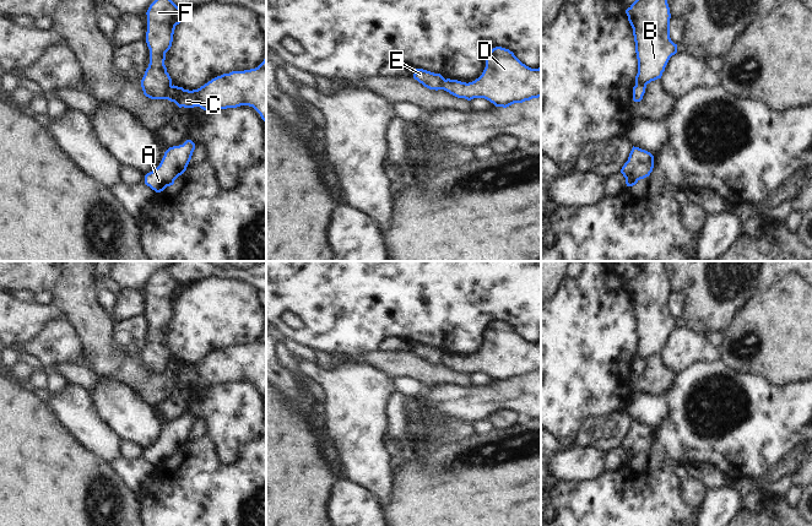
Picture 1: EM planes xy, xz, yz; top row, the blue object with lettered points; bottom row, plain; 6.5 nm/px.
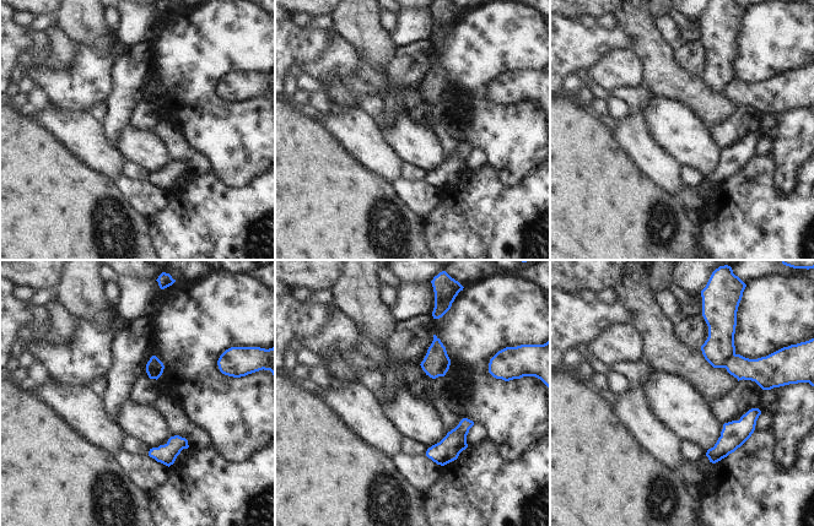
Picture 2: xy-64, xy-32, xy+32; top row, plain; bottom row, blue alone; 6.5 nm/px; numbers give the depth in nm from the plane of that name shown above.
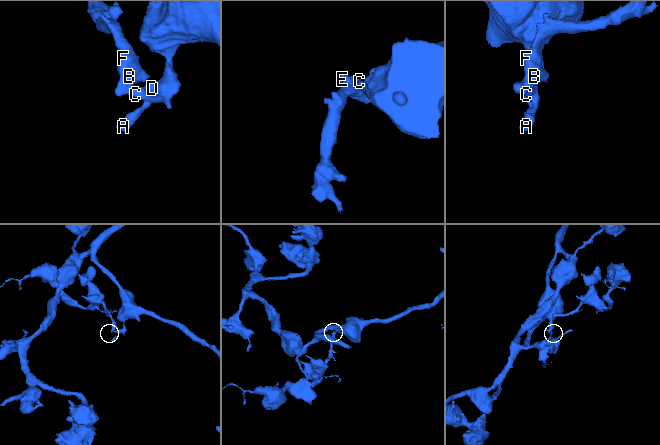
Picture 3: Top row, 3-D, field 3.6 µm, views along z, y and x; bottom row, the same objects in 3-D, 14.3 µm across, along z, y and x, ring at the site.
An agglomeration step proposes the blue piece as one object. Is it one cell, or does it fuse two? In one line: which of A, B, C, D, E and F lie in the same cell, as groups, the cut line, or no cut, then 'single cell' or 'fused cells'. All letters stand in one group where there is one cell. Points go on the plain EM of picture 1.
A C D / B E F; cut in xy along (172, 361), (166, 373); fused cells

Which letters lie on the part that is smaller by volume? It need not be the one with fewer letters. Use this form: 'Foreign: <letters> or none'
Foreign: B, E, F

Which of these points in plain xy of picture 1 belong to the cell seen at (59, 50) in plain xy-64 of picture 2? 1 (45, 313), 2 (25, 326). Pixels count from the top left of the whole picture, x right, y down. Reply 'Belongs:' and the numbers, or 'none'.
Belongs: none

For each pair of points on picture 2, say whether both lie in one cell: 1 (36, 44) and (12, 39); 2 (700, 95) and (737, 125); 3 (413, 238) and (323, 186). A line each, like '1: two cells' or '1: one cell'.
1: one cell
2: two cells
3: one cell

